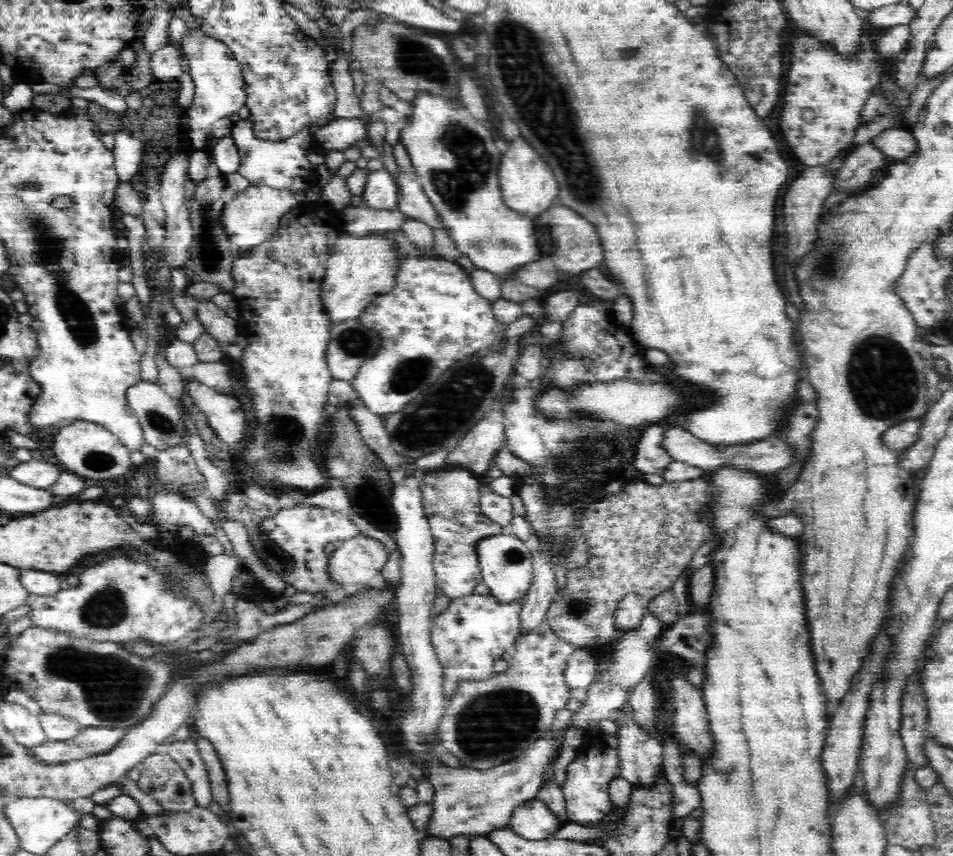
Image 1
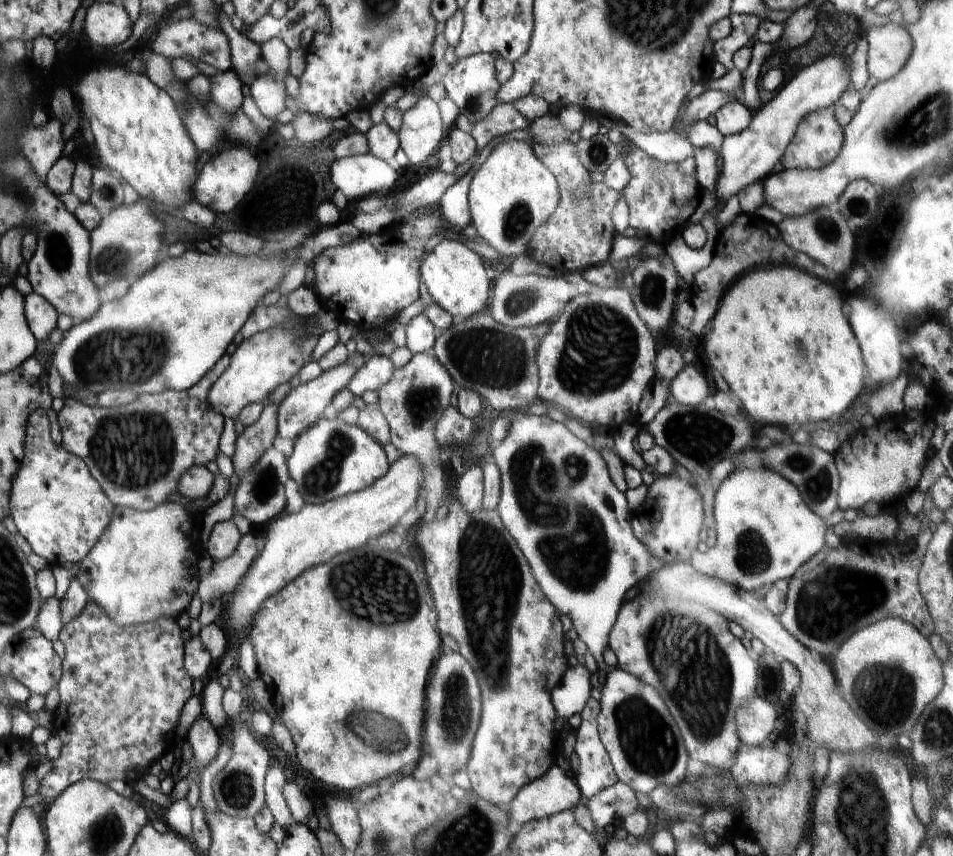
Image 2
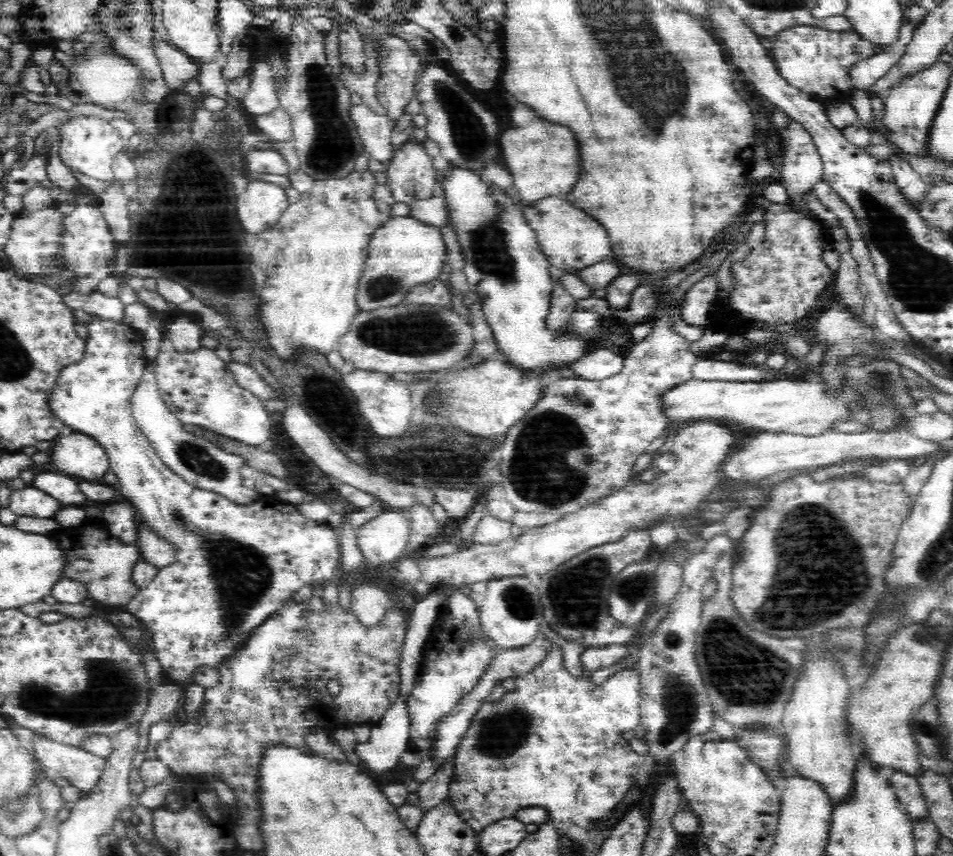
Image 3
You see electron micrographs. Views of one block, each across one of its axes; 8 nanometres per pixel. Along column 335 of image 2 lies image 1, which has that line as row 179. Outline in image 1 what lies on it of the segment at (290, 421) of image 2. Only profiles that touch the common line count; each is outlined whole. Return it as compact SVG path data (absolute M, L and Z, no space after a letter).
M384 168L370 171L362 192L362 204L378 210L394 209L400 201L400 192L400 183L391 171Z

